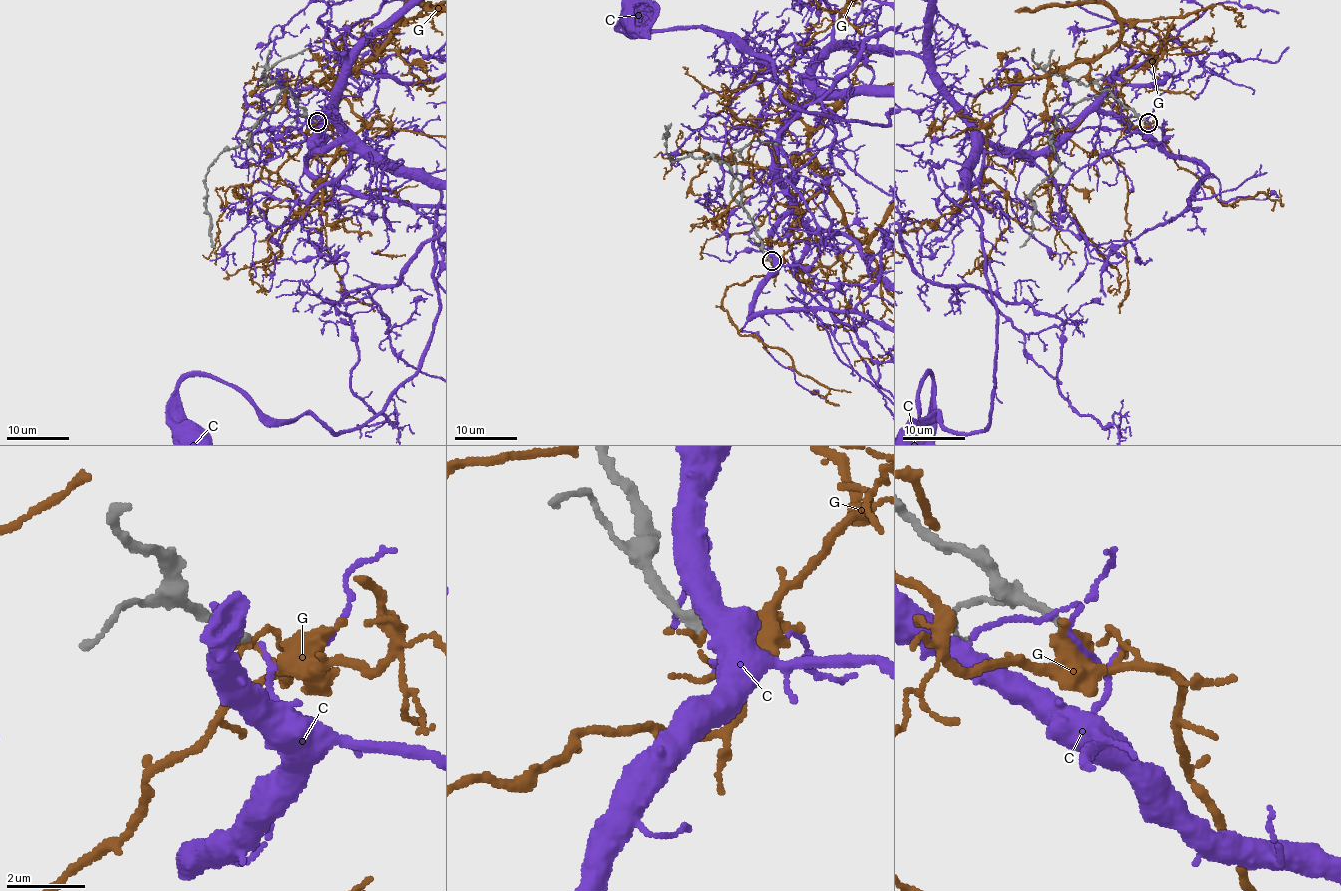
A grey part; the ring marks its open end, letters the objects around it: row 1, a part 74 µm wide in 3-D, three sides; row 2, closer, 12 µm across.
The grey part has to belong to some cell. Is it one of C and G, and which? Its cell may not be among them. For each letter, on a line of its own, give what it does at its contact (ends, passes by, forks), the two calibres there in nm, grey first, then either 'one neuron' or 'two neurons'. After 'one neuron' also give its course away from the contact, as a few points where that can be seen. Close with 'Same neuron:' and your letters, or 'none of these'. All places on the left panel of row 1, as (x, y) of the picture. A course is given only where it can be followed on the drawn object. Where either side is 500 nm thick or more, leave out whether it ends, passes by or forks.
C: it ends | 360/140 nm | two neurons
G: it ends | 280/170 nm | two neurons
Same neuron: none of these

